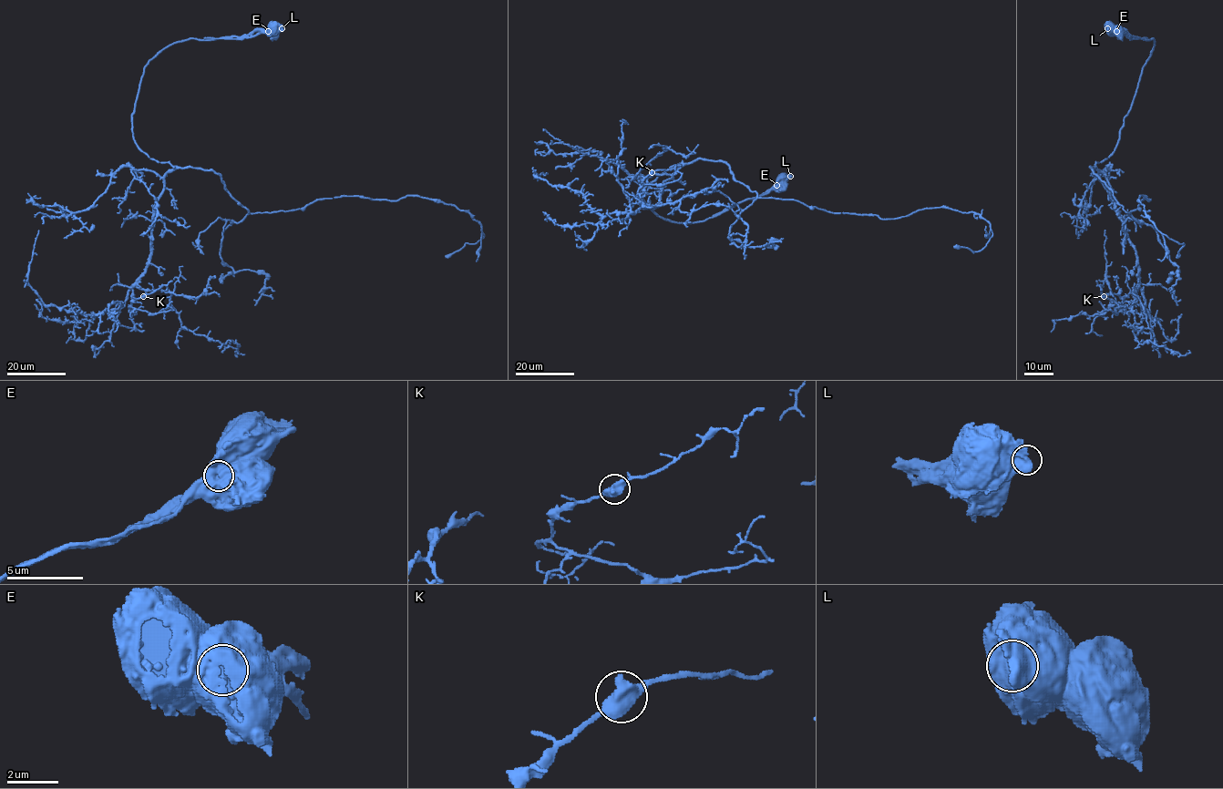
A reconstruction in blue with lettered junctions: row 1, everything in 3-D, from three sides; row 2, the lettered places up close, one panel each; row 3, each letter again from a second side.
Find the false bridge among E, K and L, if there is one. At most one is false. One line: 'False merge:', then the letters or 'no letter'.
False merge: E

